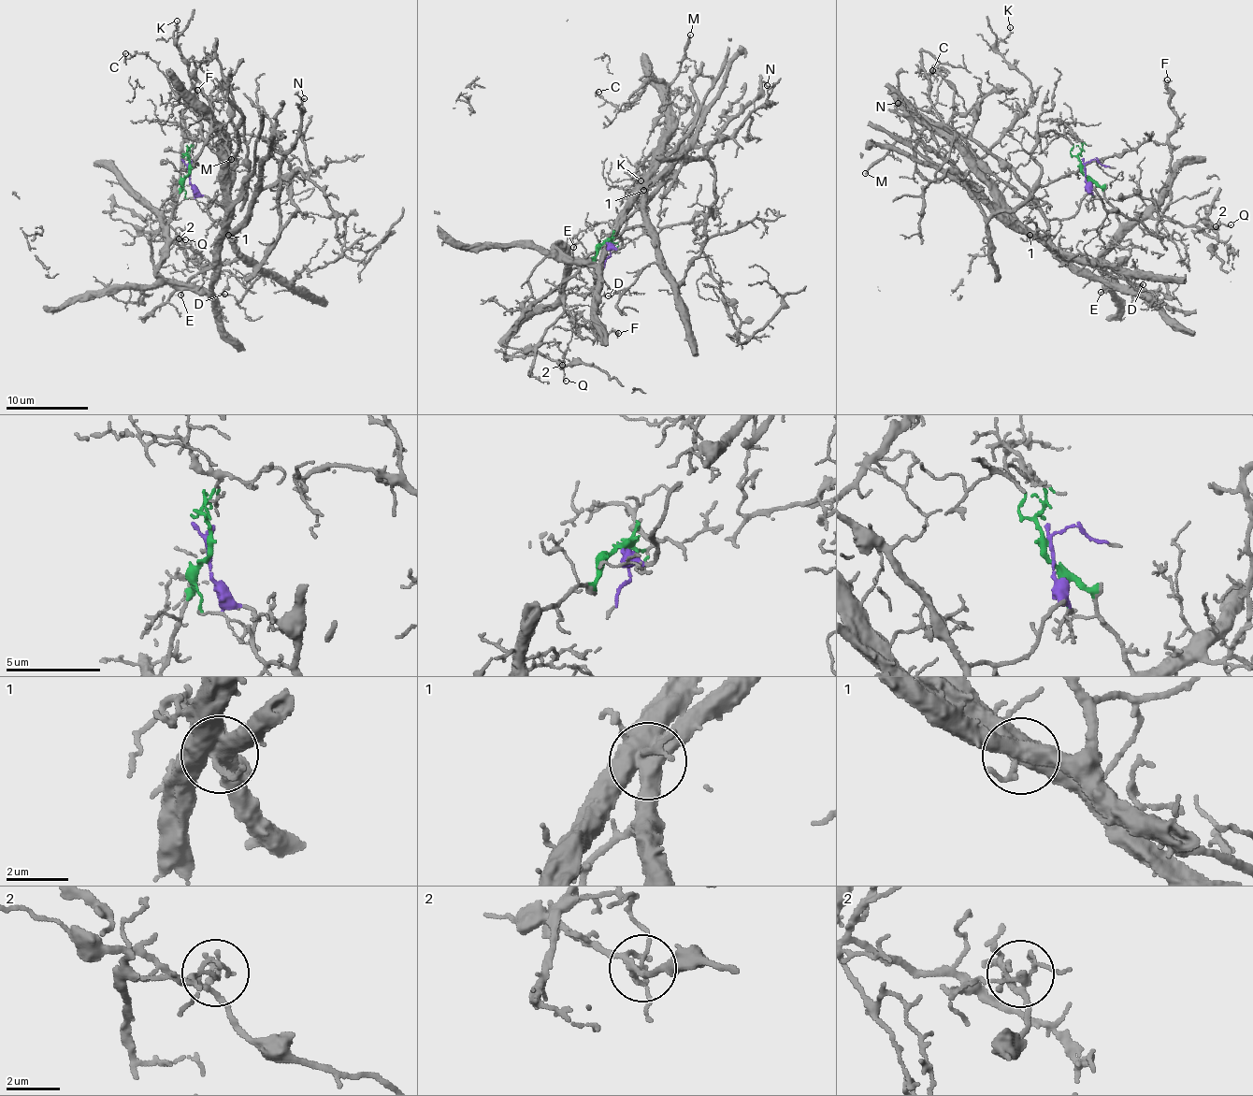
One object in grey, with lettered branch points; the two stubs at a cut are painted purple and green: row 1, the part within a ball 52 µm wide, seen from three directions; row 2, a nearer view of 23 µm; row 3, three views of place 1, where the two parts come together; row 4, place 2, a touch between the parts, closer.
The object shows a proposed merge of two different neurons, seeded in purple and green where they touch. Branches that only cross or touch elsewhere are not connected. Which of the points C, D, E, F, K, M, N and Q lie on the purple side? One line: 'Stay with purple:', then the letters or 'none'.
Stay with purple: D, N

